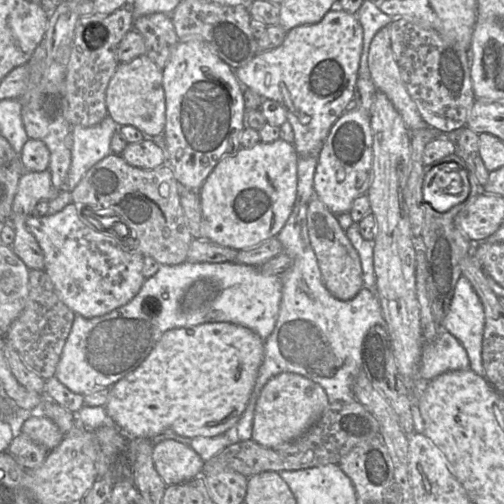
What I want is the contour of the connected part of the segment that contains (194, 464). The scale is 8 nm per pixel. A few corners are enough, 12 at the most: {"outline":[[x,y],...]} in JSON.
{"outline":[[173,439],[154,445],[166,486],[202,476],[205,463]]}

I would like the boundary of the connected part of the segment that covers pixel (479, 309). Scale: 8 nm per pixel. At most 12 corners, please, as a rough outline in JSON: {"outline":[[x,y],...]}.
{"outline":[[466,277],[457,280],[438,325],[482,363],[484,308]]}

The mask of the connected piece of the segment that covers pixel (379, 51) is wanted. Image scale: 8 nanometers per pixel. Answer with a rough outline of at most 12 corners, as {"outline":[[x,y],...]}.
{"outline":[[389,26],[370,43],[368,69],[411,132],[428,126],[401,78]]}

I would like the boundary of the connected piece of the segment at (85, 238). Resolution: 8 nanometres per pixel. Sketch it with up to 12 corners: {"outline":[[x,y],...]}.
{"outline":[[71,202],[26,225],[75,314],[125,305],[144,256]]}

